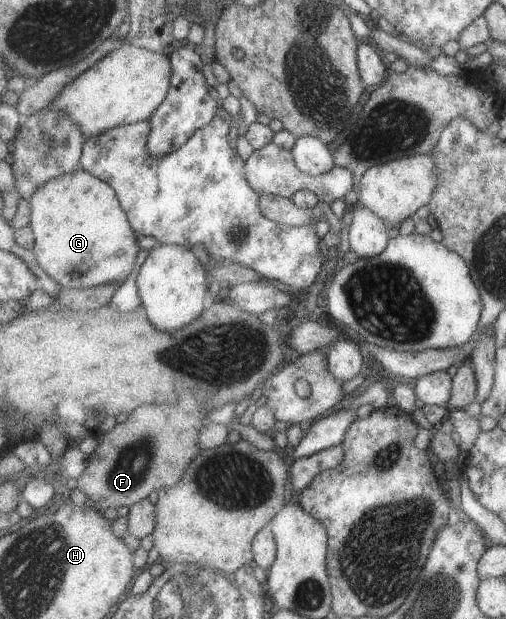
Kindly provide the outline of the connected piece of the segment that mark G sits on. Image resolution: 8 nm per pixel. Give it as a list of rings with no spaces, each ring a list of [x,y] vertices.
[[[77,168],[35,186],[27,201],[34,258],[61,288],[124,282],[139,246],[116,193],[104,181]]]

